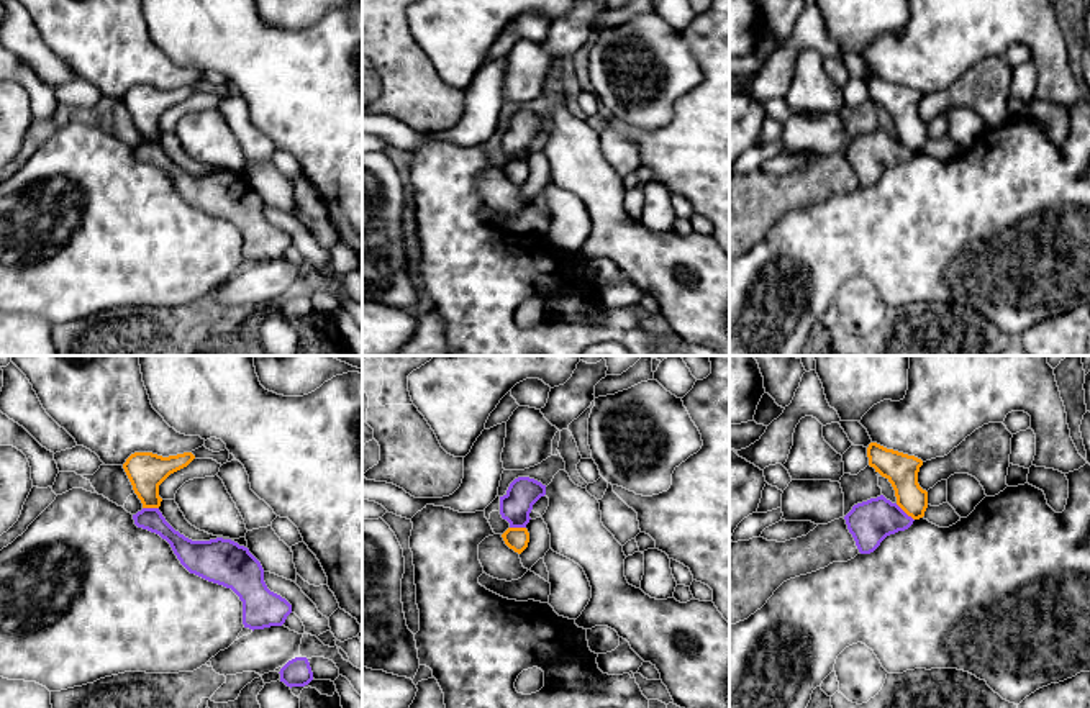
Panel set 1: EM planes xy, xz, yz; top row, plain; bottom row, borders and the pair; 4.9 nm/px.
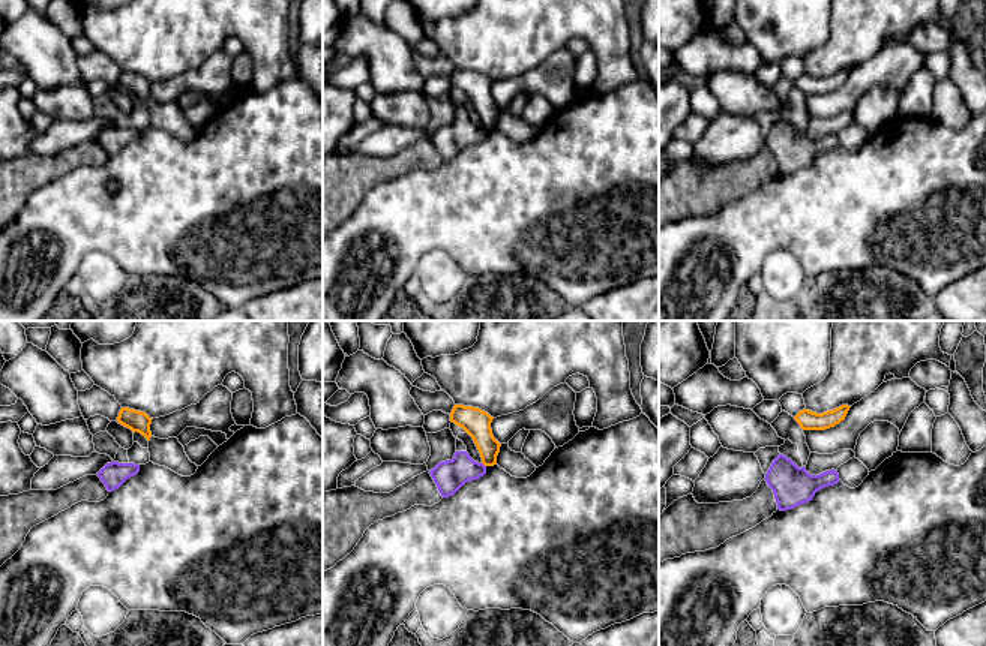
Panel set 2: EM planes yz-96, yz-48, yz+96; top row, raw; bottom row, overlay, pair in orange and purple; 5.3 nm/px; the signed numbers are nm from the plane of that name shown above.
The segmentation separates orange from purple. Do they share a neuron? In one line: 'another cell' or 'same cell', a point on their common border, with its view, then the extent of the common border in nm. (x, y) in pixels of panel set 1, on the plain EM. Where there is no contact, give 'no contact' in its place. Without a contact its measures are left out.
another cell; contact yz (905, 145); length 130 nm

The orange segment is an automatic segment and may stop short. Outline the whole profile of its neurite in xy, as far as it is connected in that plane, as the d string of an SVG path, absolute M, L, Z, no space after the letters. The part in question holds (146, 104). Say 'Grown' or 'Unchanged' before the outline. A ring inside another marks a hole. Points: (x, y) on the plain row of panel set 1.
Unchanged. M152 85L131 87L123 102L133 118L134 126L143 136L143 141L159 141L162 131L159 129L159 118L174 105L187 100L195 88L184 85L177 88L162 90Z

